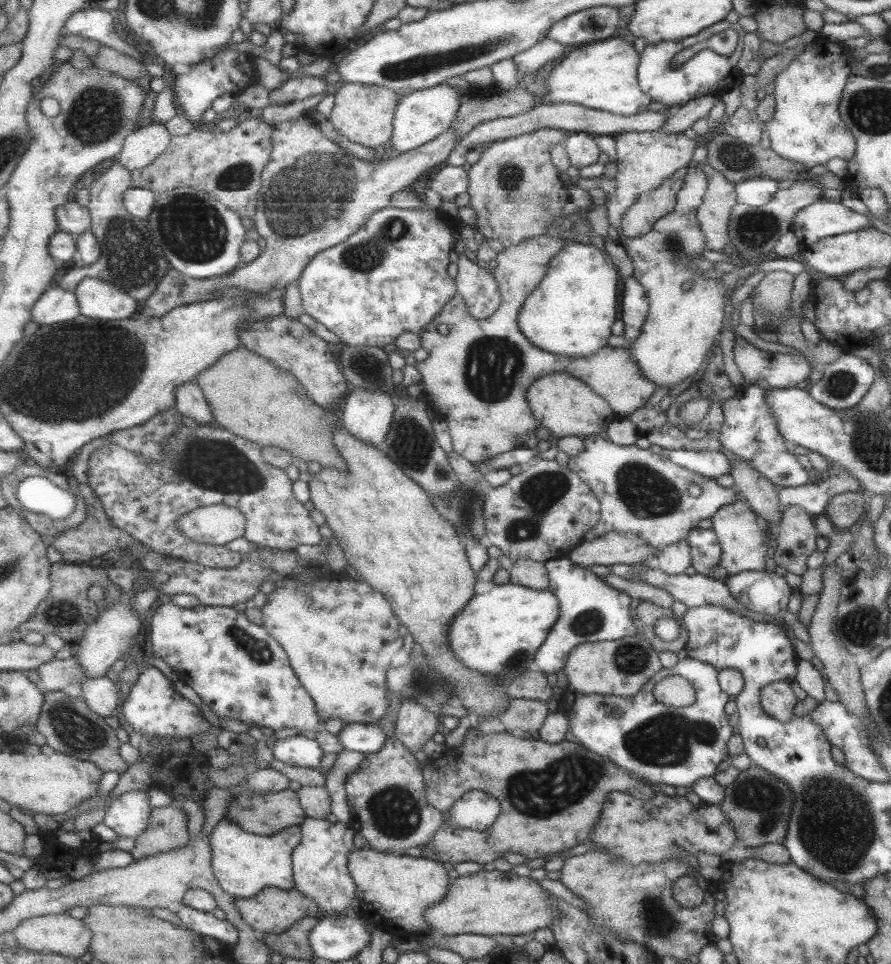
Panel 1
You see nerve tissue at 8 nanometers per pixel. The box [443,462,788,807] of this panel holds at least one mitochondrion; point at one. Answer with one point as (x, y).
(667, 739)

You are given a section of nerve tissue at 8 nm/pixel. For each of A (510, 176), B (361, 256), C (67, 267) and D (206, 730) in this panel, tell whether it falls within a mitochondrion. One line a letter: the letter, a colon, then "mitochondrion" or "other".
A: mitochondrion
B: mitochondrion
C: other
D: other

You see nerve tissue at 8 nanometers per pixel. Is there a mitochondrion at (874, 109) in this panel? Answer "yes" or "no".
yes

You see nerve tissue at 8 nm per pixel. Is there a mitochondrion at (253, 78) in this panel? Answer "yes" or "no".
no

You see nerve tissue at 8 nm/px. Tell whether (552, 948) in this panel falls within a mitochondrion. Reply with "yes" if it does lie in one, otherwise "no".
no

